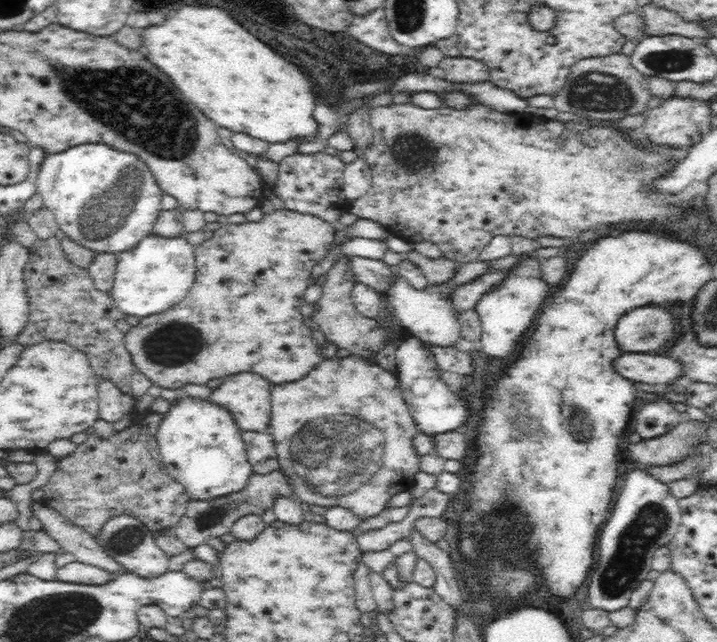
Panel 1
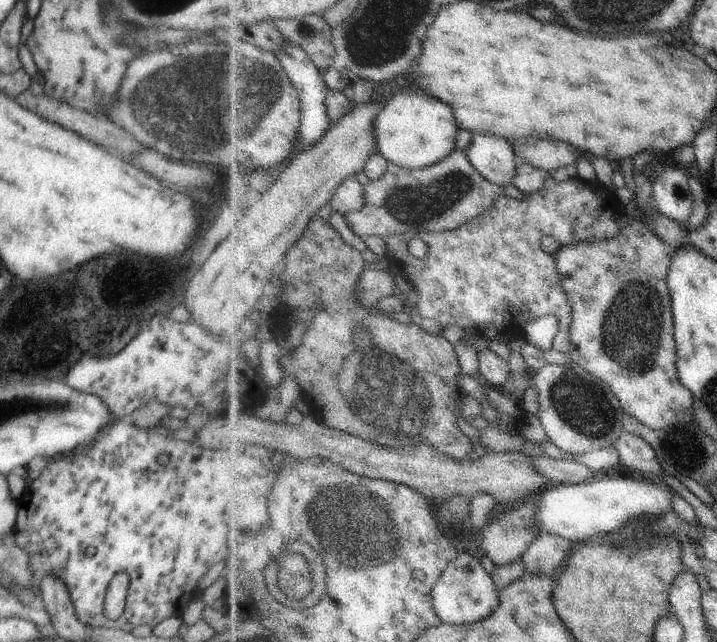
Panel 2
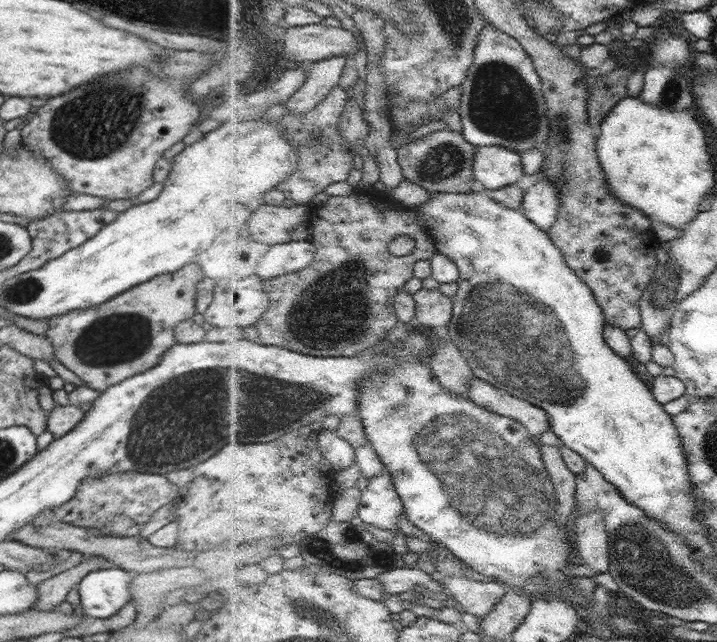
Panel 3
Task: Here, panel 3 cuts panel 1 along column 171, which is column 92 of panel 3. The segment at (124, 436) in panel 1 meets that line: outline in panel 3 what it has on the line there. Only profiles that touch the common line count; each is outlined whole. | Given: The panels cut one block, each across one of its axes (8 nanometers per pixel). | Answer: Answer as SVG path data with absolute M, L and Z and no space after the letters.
M142 471L104 473L96 478L84 479L76 489L76 496L67 503L56 506L52 512L55 520L77 527L86 527L91 531L106 526L118 514L126 514L135 523L144 526L156 510L173 502L179 489L165 475L153 475Z

